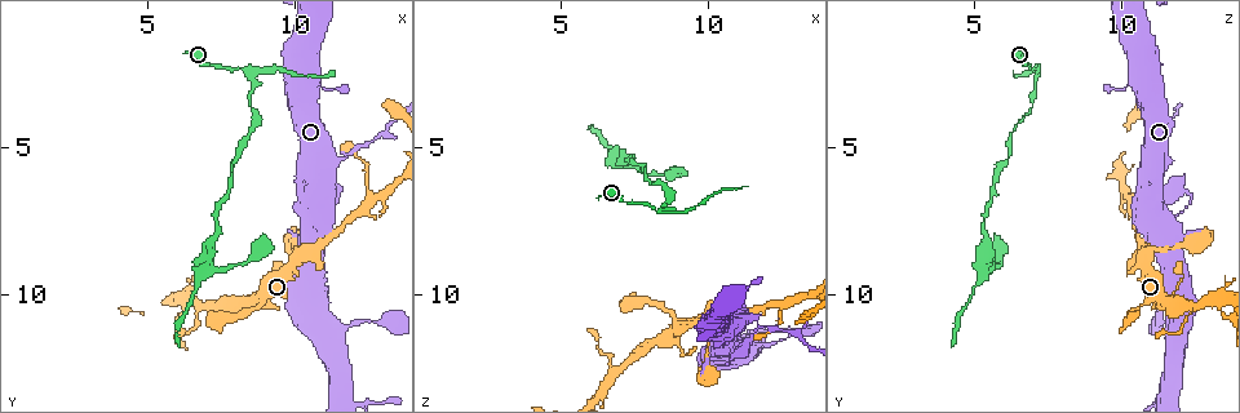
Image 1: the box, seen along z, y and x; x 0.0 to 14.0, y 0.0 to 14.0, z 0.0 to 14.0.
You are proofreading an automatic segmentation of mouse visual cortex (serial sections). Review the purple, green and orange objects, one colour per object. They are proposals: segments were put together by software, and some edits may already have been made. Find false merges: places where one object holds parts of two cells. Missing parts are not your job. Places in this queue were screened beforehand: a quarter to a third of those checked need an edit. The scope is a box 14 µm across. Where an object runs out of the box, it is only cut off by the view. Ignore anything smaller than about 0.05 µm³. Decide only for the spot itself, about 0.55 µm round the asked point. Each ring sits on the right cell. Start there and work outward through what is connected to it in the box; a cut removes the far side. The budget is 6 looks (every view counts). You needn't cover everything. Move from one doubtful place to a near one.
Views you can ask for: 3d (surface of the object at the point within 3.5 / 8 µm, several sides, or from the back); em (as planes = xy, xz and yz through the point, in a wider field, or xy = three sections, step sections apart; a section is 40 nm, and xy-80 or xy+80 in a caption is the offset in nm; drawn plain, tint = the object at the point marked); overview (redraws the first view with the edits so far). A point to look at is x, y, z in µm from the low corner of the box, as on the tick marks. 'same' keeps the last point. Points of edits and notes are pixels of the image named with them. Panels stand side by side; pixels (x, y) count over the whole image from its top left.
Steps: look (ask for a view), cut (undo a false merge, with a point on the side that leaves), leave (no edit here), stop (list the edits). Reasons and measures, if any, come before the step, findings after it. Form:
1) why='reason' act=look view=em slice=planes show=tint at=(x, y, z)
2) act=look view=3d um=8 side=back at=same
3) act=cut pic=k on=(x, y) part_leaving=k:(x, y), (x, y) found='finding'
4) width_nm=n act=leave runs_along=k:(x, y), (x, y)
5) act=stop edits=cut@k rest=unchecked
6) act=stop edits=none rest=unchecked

why='thick turns thin' act=look view=3d um=8 at=(11.6, 5.5, 10.9)

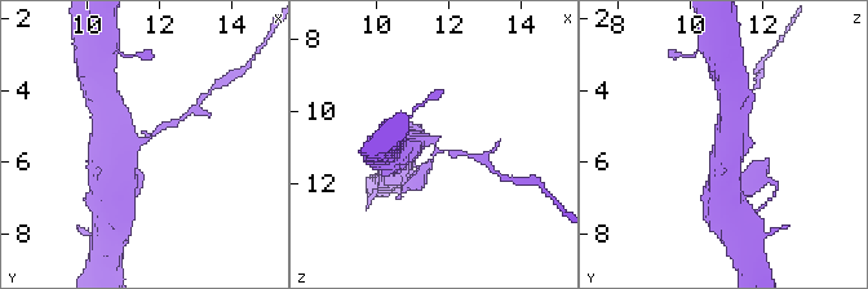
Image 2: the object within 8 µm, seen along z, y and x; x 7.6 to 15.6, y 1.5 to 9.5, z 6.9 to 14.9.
why='closer look' act=look view=3d um=3.5 at=(11.7, 5.4, 11.0)

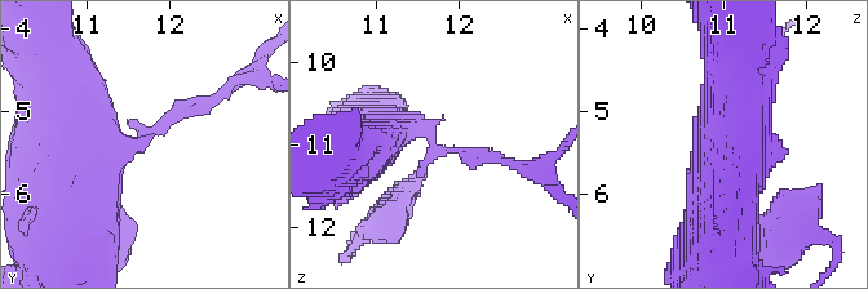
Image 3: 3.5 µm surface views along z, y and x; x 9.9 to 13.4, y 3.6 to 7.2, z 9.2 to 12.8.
arm_widths_nm=200,700 act=cut pic=3 on=(177, 116) part_leaving=3:(147, 132), (222, 97), (238, 80) found='a second cell is stuck on'

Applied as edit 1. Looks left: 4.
why='three-way junction' act=look view=3d um=3.5 at=(10.1, 8.8, 10.7)

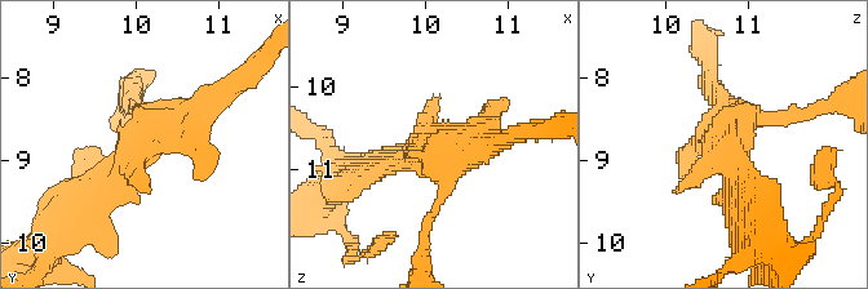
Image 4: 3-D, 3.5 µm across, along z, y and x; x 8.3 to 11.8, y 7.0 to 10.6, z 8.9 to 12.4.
act=look view=em slice=xy step=3 show=tint at=(10.20, 8.75, 10.75)

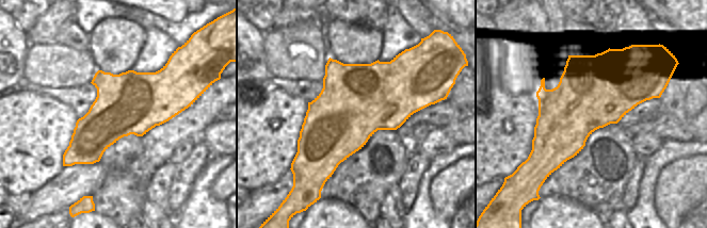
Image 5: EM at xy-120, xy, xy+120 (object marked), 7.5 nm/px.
width_nm=550 act=leave runs_along=4:(93, 200), (160, 129), (224, 93) found='continuous, no second cell'

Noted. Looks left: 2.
act=stop edits=cut@3 rest=unchecked

